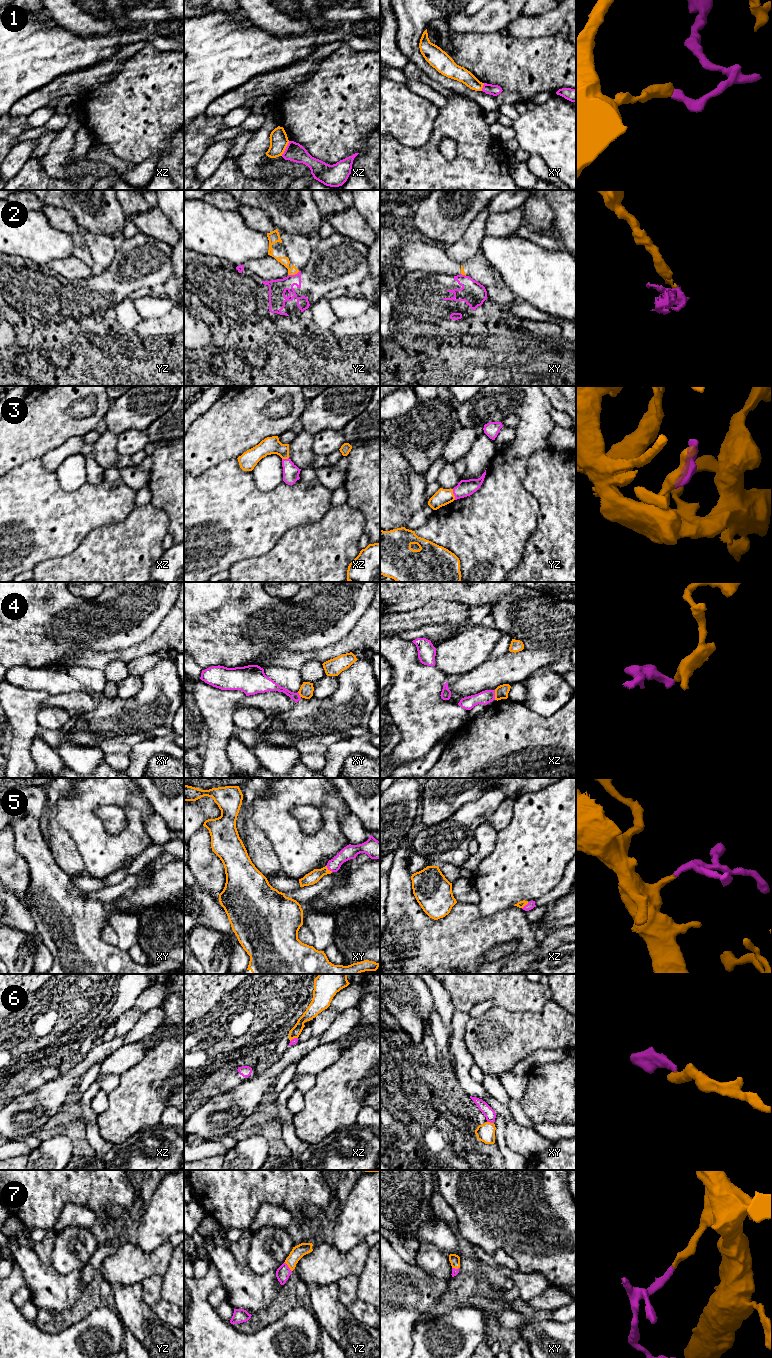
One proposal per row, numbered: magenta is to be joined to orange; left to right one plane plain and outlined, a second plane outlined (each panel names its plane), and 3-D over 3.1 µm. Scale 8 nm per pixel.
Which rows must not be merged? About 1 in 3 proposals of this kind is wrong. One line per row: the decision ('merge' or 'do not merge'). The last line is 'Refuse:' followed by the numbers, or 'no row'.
1: do not merge
2: do not merge
3: merge
4: do not merge
5: merge
6: do not merge
7: merge
Refuse: 1, 2, 4, 6

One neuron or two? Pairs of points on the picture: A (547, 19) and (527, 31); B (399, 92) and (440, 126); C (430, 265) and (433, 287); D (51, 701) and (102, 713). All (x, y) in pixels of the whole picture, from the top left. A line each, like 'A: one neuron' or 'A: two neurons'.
A: one neuron
B: two neurons
C: two neurons
D: two neurons

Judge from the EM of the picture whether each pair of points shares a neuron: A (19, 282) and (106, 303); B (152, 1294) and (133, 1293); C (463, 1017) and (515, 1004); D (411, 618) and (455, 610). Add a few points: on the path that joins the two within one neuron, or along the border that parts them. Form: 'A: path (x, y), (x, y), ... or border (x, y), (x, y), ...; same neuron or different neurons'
A: path (41, 293), (53, 299), (84, 299); same neuron
B: border (140, 1283), (142, 1298), (150, 1306); different neurons
C: border (456, 1010), (468, 1013); different neurons
D: path (422, 616), (433, 612), (444, 612); same neuron

